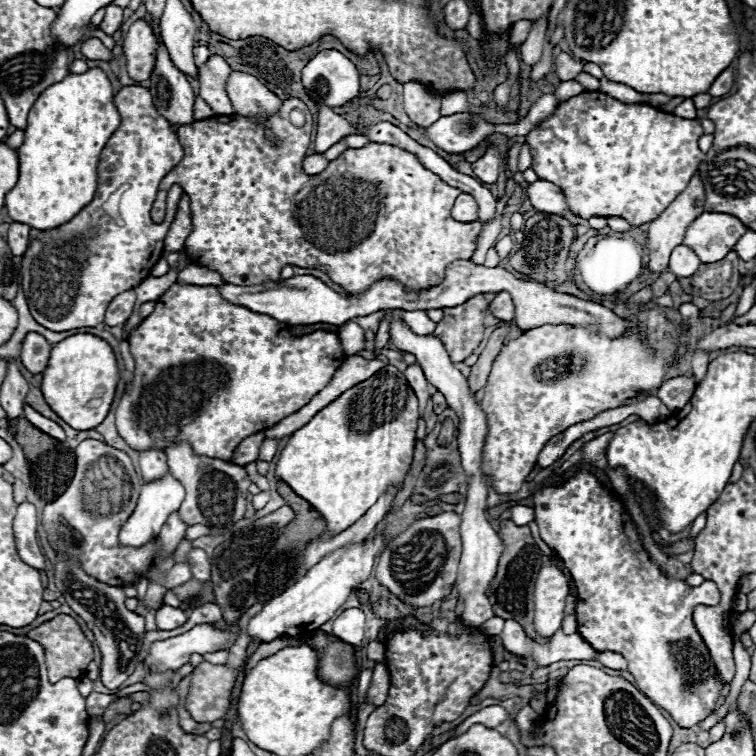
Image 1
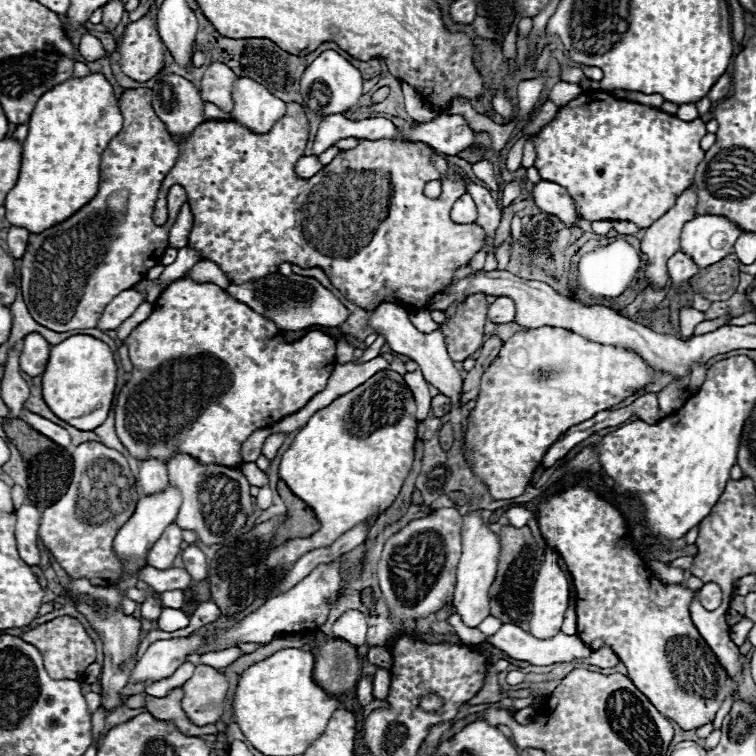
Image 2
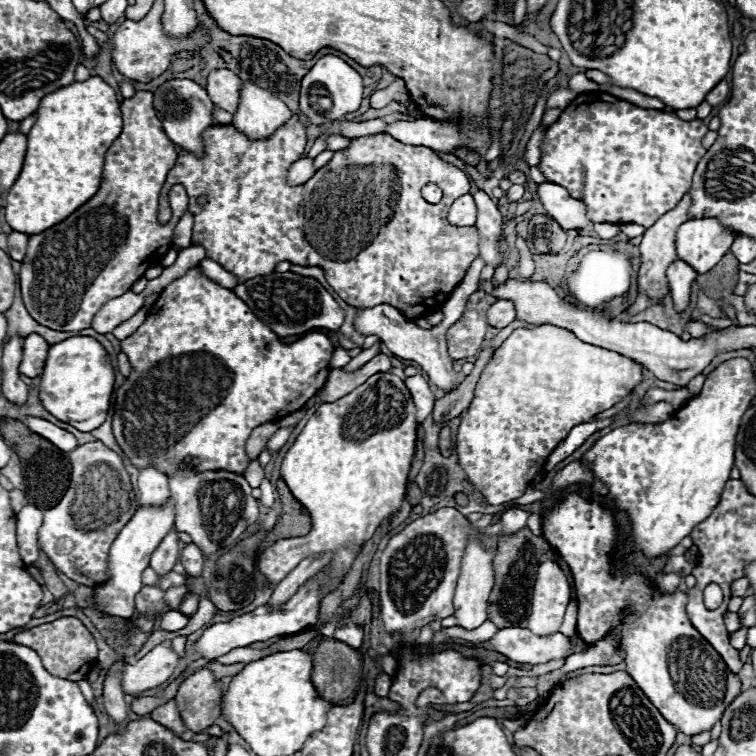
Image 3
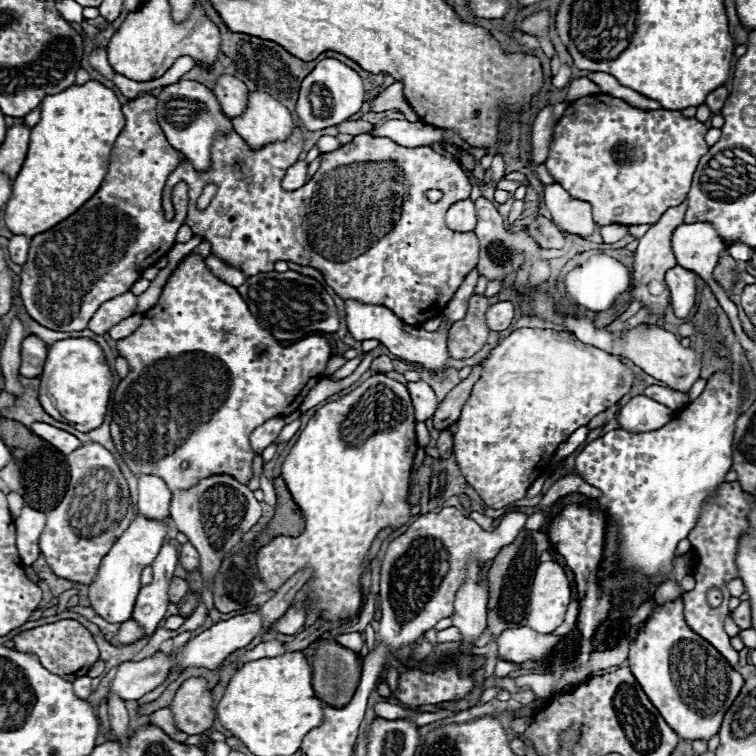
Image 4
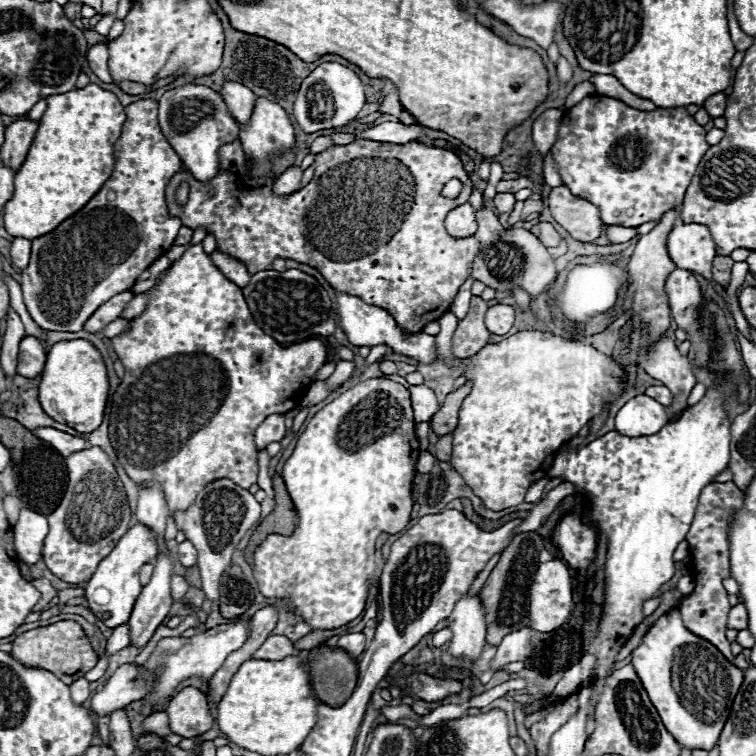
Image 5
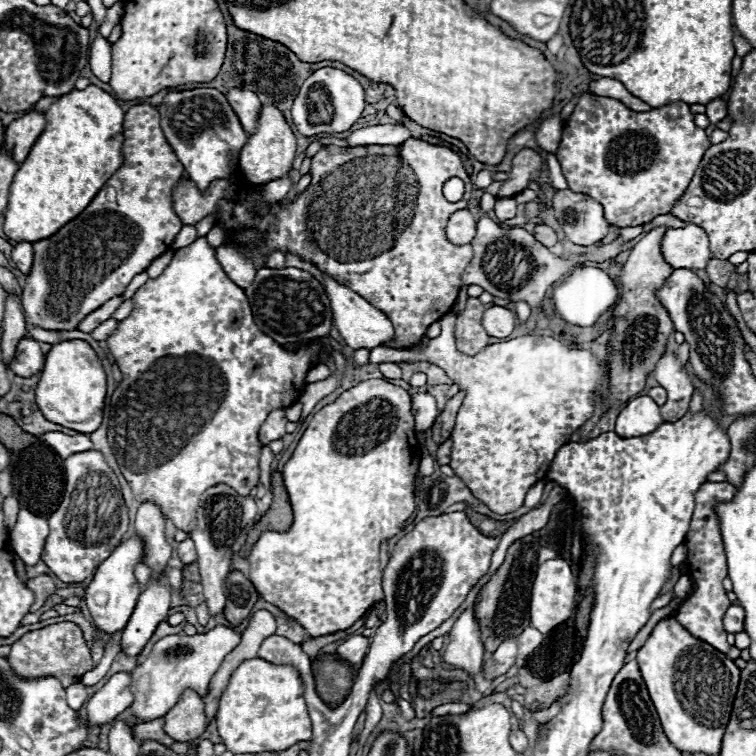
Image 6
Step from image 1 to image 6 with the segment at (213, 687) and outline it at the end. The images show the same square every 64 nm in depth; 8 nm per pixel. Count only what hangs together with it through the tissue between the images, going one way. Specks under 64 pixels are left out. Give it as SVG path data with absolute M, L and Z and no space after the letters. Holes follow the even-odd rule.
M188 690L180 702L164 716L164 732L176 742L192 742L206 730L204 702L200 694Z

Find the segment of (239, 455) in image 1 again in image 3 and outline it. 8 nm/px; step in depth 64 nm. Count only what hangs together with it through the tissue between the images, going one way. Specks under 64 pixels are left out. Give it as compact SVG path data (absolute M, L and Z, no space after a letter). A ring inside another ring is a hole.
M266 422L266 424L258 426L258 428L254 428L252 434L250 434L250 438L248 438L248 442L246 442L246 452L248 452L248 456L250 456L250 458L256 458L256 456L264 450L264 446L268 444L268 438L272 438L272 434L274 434L278 428L280 428L280 426L276 426L276 422Z

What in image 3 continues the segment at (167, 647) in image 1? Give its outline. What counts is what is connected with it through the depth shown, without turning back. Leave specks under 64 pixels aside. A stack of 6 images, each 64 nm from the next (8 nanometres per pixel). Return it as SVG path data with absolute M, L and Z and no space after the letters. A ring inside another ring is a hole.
M158 644L154 650L150 650L138 662L126 664L122 678L120 678L124 694L136 698L146 690L152 690L152 688L164 684L172 676L178 660L180 658L178 658L178 654L172 652L172 648Z

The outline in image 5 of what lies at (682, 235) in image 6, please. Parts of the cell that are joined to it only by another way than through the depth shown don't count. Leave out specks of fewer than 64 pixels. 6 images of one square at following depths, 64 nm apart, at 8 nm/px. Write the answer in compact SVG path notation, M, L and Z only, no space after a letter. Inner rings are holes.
M678 224L668 234L668 256L676 268L692 270L702 274L712 282L712 260L716 256L716 246L706 226L702 224Z

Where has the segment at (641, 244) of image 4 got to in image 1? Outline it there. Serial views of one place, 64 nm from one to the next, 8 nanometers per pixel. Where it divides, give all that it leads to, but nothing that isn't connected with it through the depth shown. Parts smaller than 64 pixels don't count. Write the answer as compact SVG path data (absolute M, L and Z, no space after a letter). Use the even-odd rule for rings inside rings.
M696 174L688 188L656 218L650 222L650 228L648 228L648 234L646 234L646 250L648 250L648 256L650 256L650 262L648 262L648 268L650 272L654 274L662 274L666 272L668 268L668 258L672 254L672 250L676 246L682 244L682 238L684 238L684 232L686 228L704 212L704 188L702 188L702 182L700 182L700 176Z

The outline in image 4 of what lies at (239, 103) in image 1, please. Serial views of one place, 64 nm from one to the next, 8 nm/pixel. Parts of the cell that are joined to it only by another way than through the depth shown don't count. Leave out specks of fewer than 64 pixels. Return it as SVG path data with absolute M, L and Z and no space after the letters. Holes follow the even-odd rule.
M250 92L246 112L234 118L232 124L252 150L260 150L260 146L272 142L284 142L294 128L292 114L264 92Z

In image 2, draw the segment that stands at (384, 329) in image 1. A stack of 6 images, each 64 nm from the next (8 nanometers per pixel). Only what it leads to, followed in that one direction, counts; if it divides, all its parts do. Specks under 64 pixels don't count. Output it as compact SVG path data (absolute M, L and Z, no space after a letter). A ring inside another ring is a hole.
M378 336L376 338L376 342L372 344L372 346L368 346L366 350L364 350L364 354L356 360L356 362L368 362L368 360L372 360L372 358L376 358L378 354L380 354L380 348L384 346L384 336Z

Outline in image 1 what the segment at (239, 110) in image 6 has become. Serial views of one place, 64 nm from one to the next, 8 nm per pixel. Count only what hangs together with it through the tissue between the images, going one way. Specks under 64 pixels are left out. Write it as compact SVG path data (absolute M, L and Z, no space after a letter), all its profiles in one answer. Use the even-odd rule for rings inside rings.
M210 56L208 62L202 64L198 70L200 70L200 74L198 74L198 80L200 80L198 96L202 100L206 100L218 116L230 116L232 104L230 104L230 98L226 94L228 74L232 72L230 66L224 62L224 58Z

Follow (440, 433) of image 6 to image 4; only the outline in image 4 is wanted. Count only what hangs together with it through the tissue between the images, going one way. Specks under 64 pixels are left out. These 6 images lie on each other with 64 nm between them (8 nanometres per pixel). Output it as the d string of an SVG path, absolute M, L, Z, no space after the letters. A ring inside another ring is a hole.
M476 364L472 374L466 380L462 380L454 390L450 390L446 394L446 398L440 402L440 408L436 410L436 414L432 418L436 430L448 430L460 418L462 406L468 400L474 382L480 378L480 370L482 370L482 364Z

